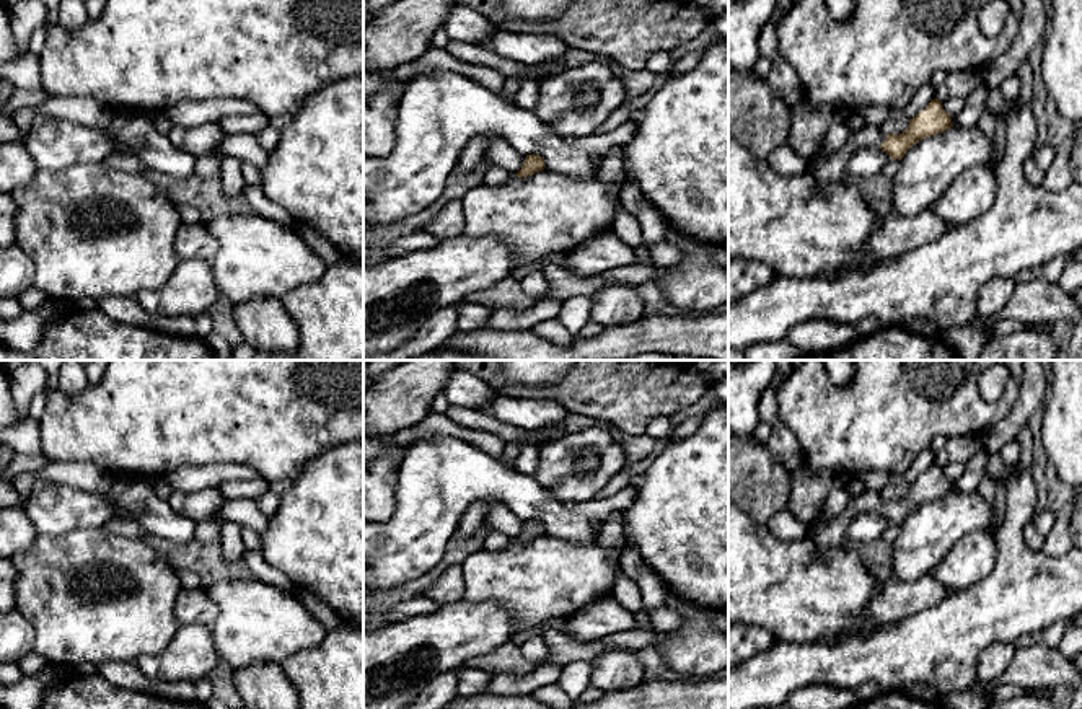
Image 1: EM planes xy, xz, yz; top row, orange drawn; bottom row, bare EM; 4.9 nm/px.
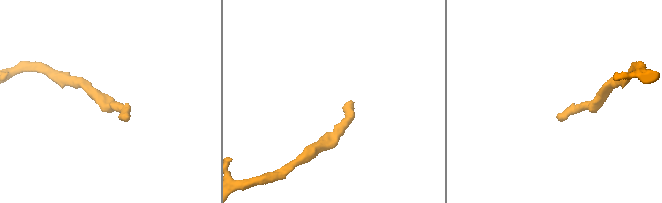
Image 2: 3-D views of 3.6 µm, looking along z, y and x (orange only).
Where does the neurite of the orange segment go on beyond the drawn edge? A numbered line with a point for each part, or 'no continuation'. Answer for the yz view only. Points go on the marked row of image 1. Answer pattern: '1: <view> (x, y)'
1: yz (828, 167)

